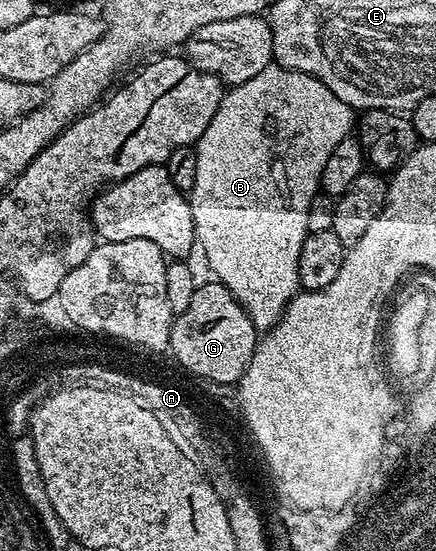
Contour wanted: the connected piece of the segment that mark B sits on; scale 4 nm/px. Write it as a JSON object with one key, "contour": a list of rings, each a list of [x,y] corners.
{"contour":[[[271,66],[260,70],[260,74],[256,74],[256,78],[248,78],[248,82],[233,85],[223,95],[212,122],[208,122],[208,130],[204,130],[204,134],[198,139],[196,182],[194,188],[188,193],[194,219],[194,234],[200,245],[200,252],[202,248],[211,270],[218,275],[215,276],[217,283],[224,285],[238,299],[242,309],[249,310],[250,316],[254,316],[254,320],[258,320],[258,324],[270,324],[270,320],[274,320],[274,316],[278,316],[278,308],[282,308],[282,300],[286,300],[286,296],[290,296],[290,292],[294,292],[294,287],[299,283],[300,250],[308,235],[308,206],[312,206],[315,196],[319,195],[324,165],[328,163],[332,150],[336,150],[336,146],[340,146],[340,142],[344,142],[344,138],[351,135],[355,124],[355,109],[345,104],[340,98],[336,98],[336,94],[332,94],[332,90],[328,90],[328,86],[324,86],[324,82],[303,72],[294,72],[291,68]]]}

